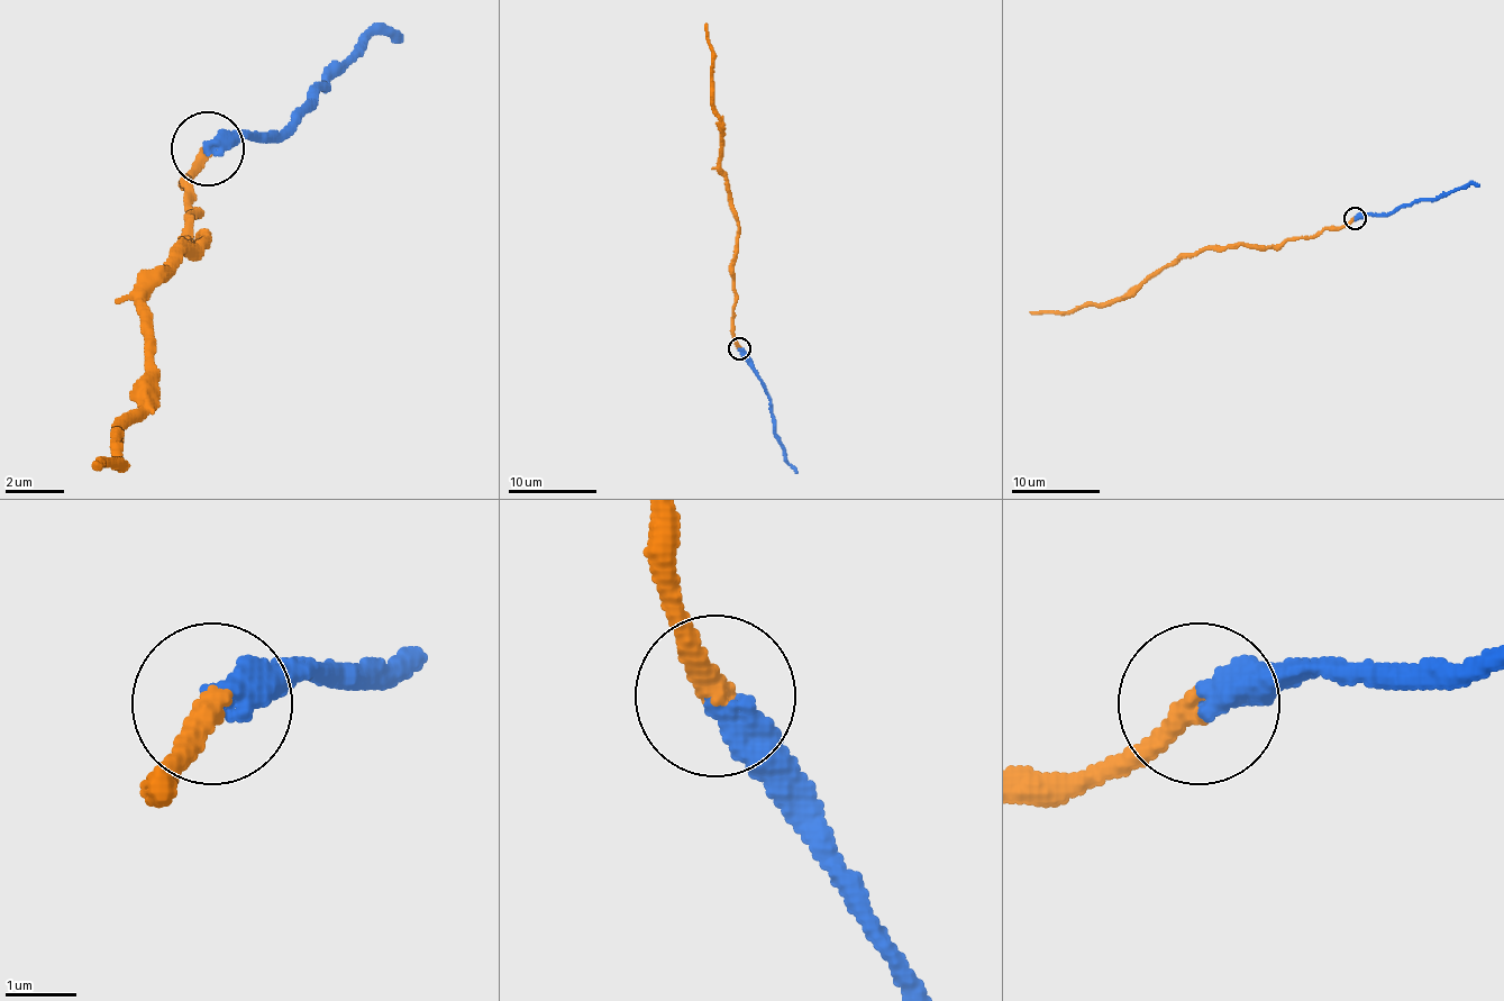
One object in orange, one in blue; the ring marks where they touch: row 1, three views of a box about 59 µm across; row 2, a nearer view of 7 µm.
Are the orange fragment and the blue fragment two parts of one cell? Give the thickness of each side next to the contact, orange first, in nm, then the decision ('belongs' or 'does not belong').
320 nm thick on the orange side, 440 nm on the other; belongs

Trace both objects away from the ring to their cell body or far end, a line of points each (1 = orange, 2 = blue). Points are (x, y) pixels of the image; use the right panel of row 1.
1: (1354, 218), (1277, 246), (1211, 246), (1179, 255), (1110, 301), (1065, 312), (1030, 312)
2: (1354, 218), (1385, 216), (1406, 205), (1438, 200), (1457, 189), (1479, 184)

